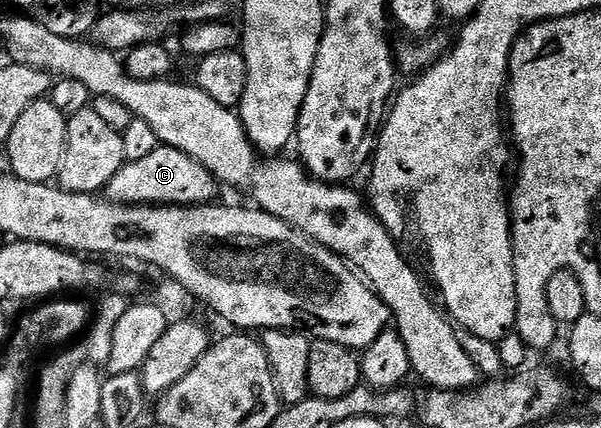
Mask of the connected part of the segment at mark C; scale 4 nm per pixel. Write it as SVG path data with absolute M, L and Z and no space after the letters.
M159 145L155 153L139 161L125 163L111 177L107 188L108 198L115 203L156 205L158 207L199 207L214 202L219 180L195 157L174 147Z

